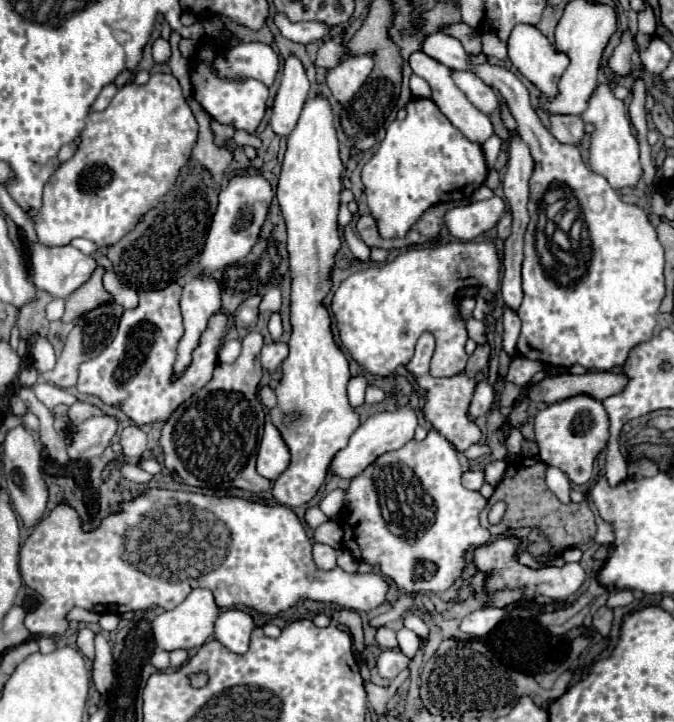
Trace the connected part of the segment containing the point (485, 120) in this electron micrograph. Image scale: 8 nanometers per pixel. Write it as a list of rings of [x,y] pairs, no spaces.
[[[417,52],[417,54],[411,54],[409,66],[413,68],[413,72],[415,72],[417,76],[421,76],[421,78],[425,78],[425,80],[429,82],[429,86],[431,86],[431,90],[433,90],[433,98],[431,98],[431,100],[433,100],[433,102],[439,106],[439,110],[451,120],[451,124],[461,130],[461,134],[463,134],[467,140],[471,140],[471,142],[475,142],[475,144],[485,144],[485,140],[493,136],[493,126],[491,126],[489,116],[485,116],[483,112],[479,112],[479,110],[467,100],[467,96],[463,96],[463,92],[455,86],[453,78],[451,78],[451,70],[449,70],[445,64],[435,62],[433,58],[429,58],[429,56],[423,54],[423,52]]]

